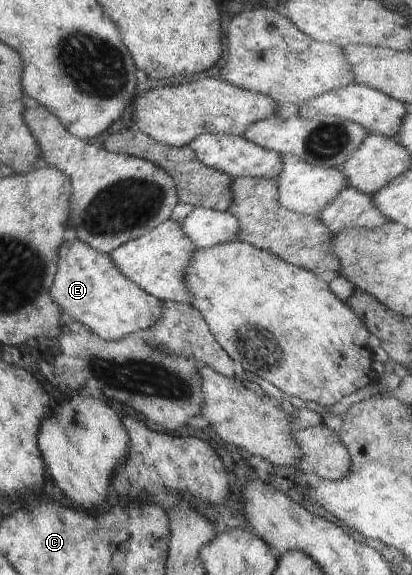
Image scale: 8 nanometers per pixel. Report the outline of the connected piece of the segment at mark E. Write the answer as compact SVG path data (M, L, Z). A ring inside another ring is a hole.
M77 238L64 240L58 248L58 270L50 298L60 306L64 316L88 326L102 340L115 341L138 335L162 320L162 300L122 276L109 253L98 252Z

